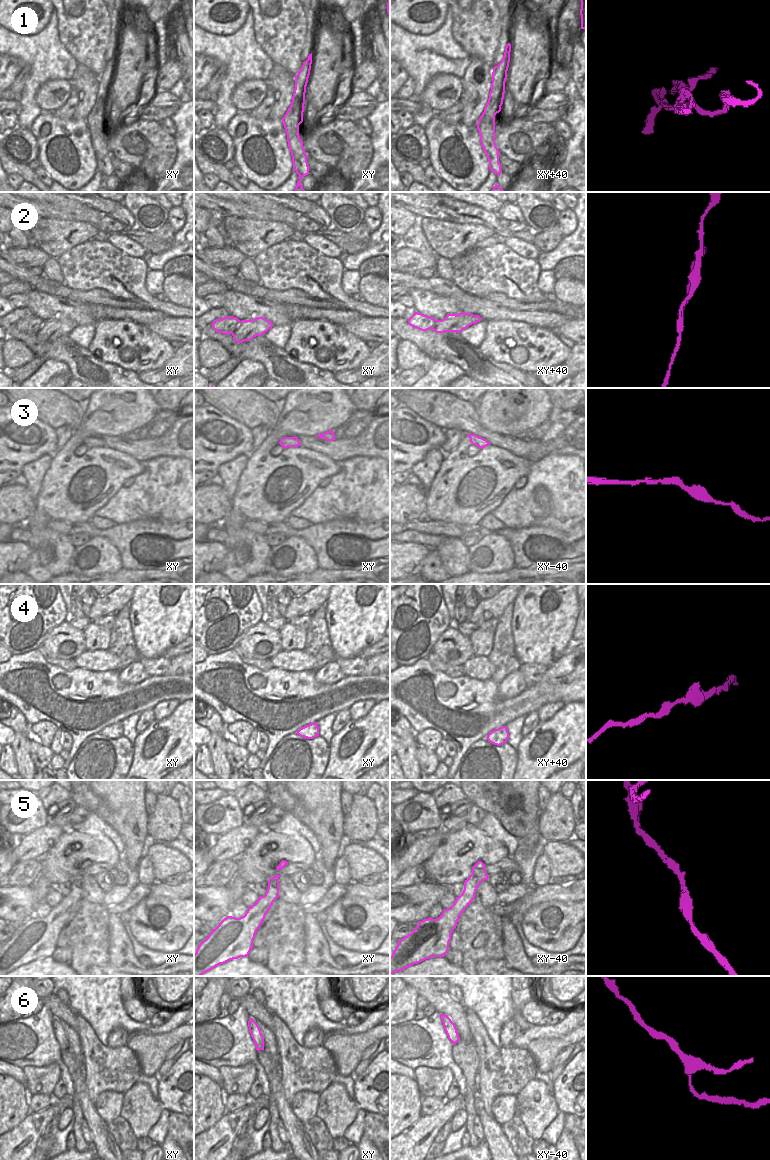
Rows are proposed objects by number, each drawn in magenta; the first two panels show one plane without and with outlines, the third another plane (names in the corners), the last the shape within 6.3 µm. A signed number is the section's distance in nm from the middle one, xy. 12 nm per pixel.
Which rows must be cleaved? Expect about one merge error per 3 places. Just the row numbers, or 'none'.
1, 2

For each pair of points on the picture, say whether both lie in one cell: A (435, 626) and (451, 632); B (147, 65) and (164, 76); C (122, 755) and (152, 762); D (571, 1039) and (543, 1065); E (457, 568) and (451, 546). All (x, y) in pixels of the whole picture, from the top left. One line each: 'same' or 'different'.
A: different
B: different
C: different
D: same
E: same

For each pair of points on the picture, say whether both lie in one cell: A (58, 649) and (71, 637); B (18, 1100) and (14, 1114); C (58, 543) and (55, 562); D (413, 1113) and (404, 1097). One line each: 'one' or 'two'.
A: one
B: one
C: one
D: one

